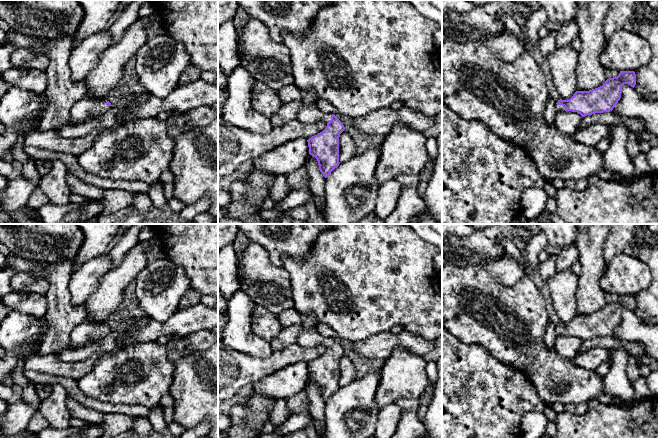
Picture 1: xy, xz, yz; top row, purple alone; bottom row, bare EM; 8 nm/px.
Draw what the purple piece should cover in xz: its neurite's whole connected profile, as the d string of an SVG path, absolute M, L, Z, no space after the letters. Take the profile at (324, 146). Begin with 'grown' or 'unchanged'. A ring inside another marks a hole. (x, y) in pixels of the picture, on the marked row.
grown; M300 90L301 93L301 108L297 114L297 120L301 122L316 122L323 121L327 124L326 128L312 136L307 140L309 147L309 154L315 157L318 161L319 170L325 178L339 166L339 137L340 134L345 130L343 123L334 115L325 113L317 108L317 102L319 98L312 91Z

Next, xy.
grown; M84 97L77 101L71 108L71 120L73 124L81 123L106 113L112 107L109 101L95 100Z

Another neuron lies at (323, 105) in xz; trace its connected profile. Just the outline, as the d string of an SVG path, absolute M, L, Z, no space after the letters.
M319 99L317 102L317 108L325 113L336 114L337 110L329 102L324 99Z

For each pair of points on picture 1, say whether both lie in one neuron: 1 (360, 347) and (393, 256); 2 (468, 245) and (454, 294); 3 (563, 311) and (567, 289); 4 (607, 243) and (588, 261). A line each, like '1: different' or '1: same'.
1: different
2: different
3: same
4: same

